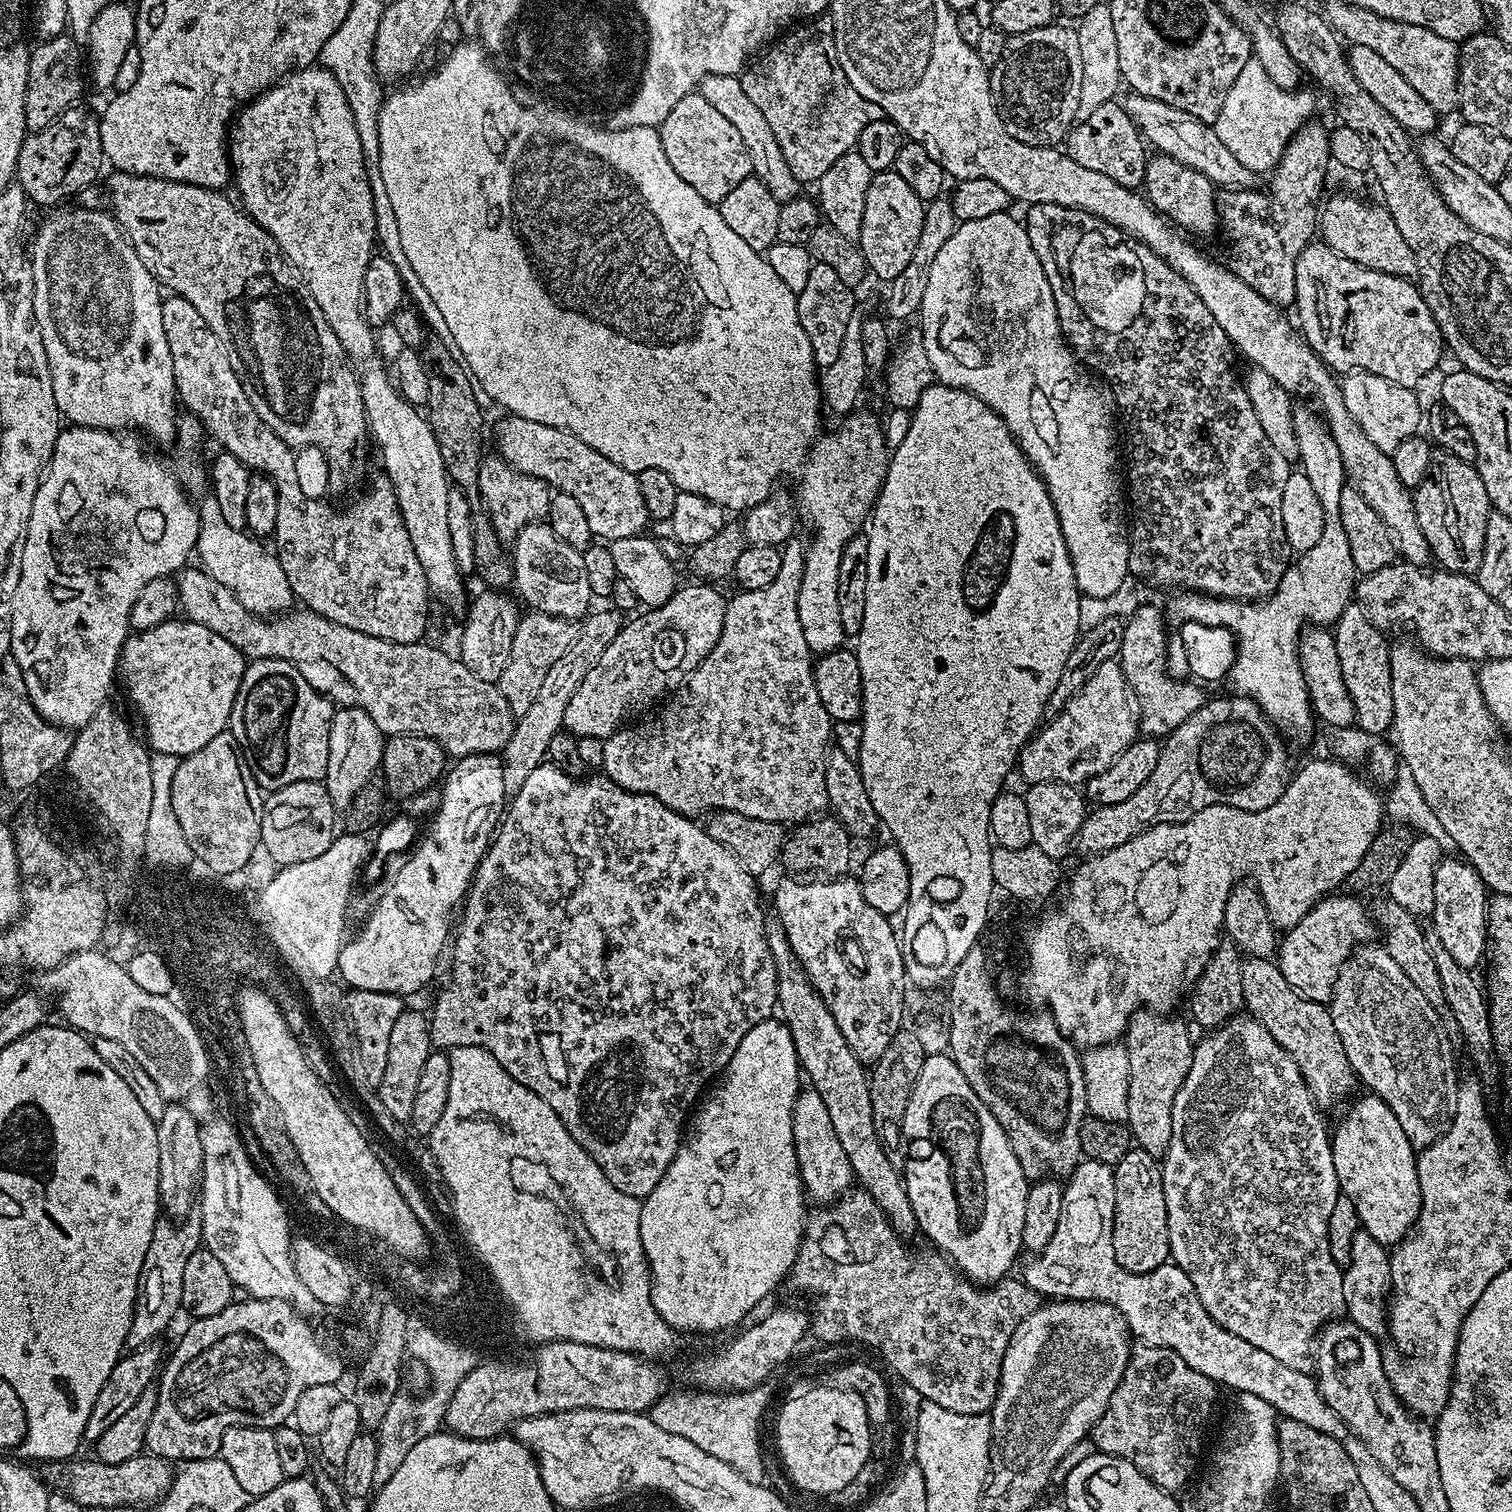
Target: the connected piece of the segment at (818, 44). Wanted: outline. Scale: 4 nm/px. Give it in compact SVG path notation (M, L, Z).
M821 14L807 22L797 23L776 42L773 48L765 47L738 77L747 97L762 110L763 117L767 119L767 124L778 140L778 146L782 148L782 155L790 166L790 174L794 174L794 178L802 182L818 182L822 174L826 174L826 170L830 170L830 166L834 166L834 162L842 158L842 154L855 149L862 130L866 130L870 122L885 119L885 114L882 106L874 106L874 102L862 98L862 94L858 94L858 90L850 86L850 78L846 78L838 62L836 31L831 15Z

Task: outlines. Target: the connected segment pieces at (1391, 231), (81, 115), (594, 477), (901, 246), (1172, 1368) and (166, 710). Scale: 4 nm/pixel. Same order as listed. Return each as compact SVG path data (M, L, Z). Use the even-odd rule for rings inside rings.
M1332 196L1327 200L1328 197L1318 212L1318 232L1323 243L1330 246L1330 250L1342 254L1342 258L1350 258L1350 262L1358 262L1363 268L1378 270L1382 274L1394 274L1404 280L1412 280L1416 276L1418 262L1414 258L1414 250L1410 250L1410 242L1402 238L1402 230L1398 230L1387 208L1379 203L1367 204L1356 196Z
M81 106L67 108L50 126L40 128L37 132L25 135L22 150L18 150L15 183L22 186L25 197L36 204L60 204L64 199L75 197L83 187L97 183L100 167L105 167L106 157L102 150L102 134L97 113L87 112Z
M511 414L503 417L496 424L496 448L495 455L501 456L514 470L522 474L530 474L542 482L546 482L549 488L562 494L570 494L581 504L586 513L586 519L593 537L600 542L611 542L618 538L630 538L641 535L644 528L650 524L650 517L646 510L646 501L642 498L642 486L638 486L638 475L626 470L610 458L598 454L594 446L586 446L582 438L570 434L566 430L558 430L554 426L542 426L542 422L530 422L530 418L522 418Z
M894 170L875 173L870 182L870 190L866 190L866 208L862 210L862 228L858 247L868 263L869 273L877 276L881 282L893 280L906 266L910 266L910 258L914 254L914 246L918 246L918 234L922 234L922 222L924 221L924 210L926 204L910 190L910 186Z
M1137 1347L1128 1358L1122 1382L1118 1390L1114 1390L1103 1418L1093 1426L1091 1439L1096 1444L1097 1452L1126 1458L1126 1462L1138 1466L1138 1470L1142 1470L1142 1474L1146 1474L1146 1478L1150 1478L1150 1482L1159 1488L1173 1494L1179 1493L1179 1488L1197 1475L1196 1463L1200 1460L1200 1447L1204 1444L1204 1427L1212 1416L1216 1391L1216 1381L1186 1366L1186 1362L1182 1362L1174 1350Z
M173 618L145 632L129 635L120 651L118 676L122 684L124 680L128 700L136 707L148 731L146 743L149 749L183 758L194 754L194 750L202 750L210 738L228 728L245 667L246 657L233 644L226 642L222 634L214 634L214 630L206 630L206 626L187 618Z

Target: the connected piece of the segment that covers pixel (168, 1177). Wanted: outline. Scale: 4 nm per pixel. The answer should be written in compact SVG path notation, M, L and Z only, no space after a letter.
M172 1102L168 1105L165 1105L164 1112L162 1114L162 1118L157 1121L156 1125L156 1133L158 1134L158 1162L159 1162L159 1198L161 1209L174 1220L185 1219L186 1217L191 1215L193 1208L195 1207L200 1181L203 1179L203 1171L204 1171L204 1151L202 1150L202 1140L201 1140L201 1132L200 1132L200 1122L199 1119L195 1119L193 1114L187 1110L189 1108L187 1105L184 1105L180 1102Z

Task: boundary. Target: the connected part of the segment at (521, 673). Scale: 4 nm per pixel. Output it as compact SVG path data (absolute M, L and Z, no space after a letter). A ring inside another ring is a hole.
M535 610L521 615L520 625L514 634L514 642L510 646L510 658L498 681L502 698L506 698L513 717L518 718L522 714L526 714L526 710L530 710L550 666L554 666L554 662L558 662L558 658L562 658L568 653L579 633L580 624L575 620L558 618Z

